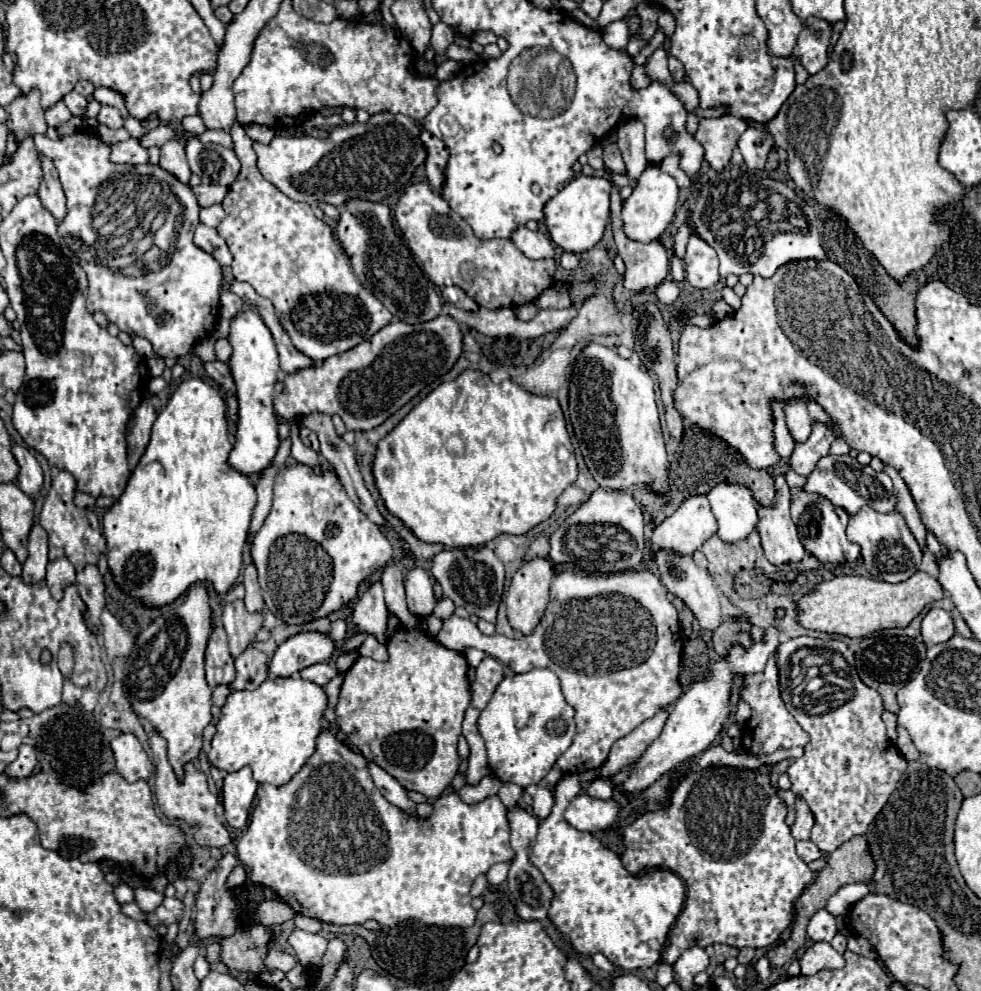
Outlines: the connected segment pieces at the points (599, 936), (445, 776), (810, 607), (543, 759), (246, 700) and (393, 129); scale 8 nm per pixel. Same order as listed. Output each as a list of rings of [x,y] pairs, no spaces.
[[[568,774],[556,786],[556,804],[550,816],[540,822],[532,848],[532,864],[554,890],[548,918],[578,954],[594,956],[600,952],[626,972],[648,970],[662,958],[670,926],[684,906],[684,882],[670,870],[650,870],[644,876],[630,874],[622,866],[620,856],[596,836],[572,828],[564,812],[578,792],[580,782],[576,774]]]
[[[400,626],[388,640],[388,662],[360,656],[348,670],[336,706],[336,724],[346,734],[350,746],[358,748],[366,760],[374,760],[406,790],[416,790],[426,798],[438,798],[458,774],[458,736],[464,712],[470,704],[470,684],[466,678],[468,662],[462,652],[448,650],[426,632]]]
[[[916,572],[900,584],[878,582],[864,576],[838,576],[818,584],[812,592],[796,600],[796,620],[802,628],[820,630],[826,634],[842,634],[848,638],[864,638],[874,630],[908,626],[924,606],[940,600],[942,596],[942,586],[926,572]]]
[[[534,668],[524,674],[508,674],[498,684],[492,700],[480,714],[478,730],[486,742],[488,764],[492,768],[492,774],[502,782],[514,782],[526,788],[530,784],[538,784],[546,776],[546,772],[554,766],[558,756],[564,754],[572,744],[576,734],[574,708],[564,700],[558,676],[548,668]]]
[[[268,678],[256,690],[234,690],[222,706],[220,722],[212,738],[208,760],[224,772],[250,766],[256,782],[286,784],[312,756],[326,710],[326,694],[320,686],[302,678]]]
[[[380,112],[370,116],[366,124],[354,122],[330,128],[328,140],[314,136],[274,136],[268,144],[254,142],[252,148],[258,154],[262,176],[288,198],[306,204],[328,202],[342,206],[344,200],[354,196],[380,202],[396,190],[402,190],[414,170],[424,164],[424,146],[418,134],[418,122],[410,116]]]

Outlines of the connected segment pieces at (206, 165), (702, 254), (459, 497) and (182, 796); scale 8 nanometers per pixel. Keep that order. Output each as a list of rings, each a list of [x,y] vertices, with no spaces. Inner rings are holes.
[[[188,136],[184,150],[191,171],[200,176],[202,184],[230,186],[240,172],[236,154],[220,144],[202,144],[196,136]]]
[[[690,210],[686,214],[686,226],[690,228],[690,240],[686,246],[686,254],[682,258],[686,280],[694,288],[714,288],[720,280],[716,250],[706,240],[702,240],[700,234],[696,234]]]
[[[464,370],[452,382],[442,382],[438,388],[434,388],[384,440],[380,440],[376,460],[374,460],[374,476],[376,476],[376,484],[380,488],[380,494],[384,498],[386,508],[396,518],[400,518],[404,524],[408,524],[408,528],[412,528],[412,532],[416,536],[420,536],[420,540],[430,542],[430,544],[438,542],[438,544],[458,548],[458,546],[478,546],[478,544],[484,544],[488,540],[494,540],[500,534],[526,534],[536,524],[540,524],[552,516],[552,512],[556,510],[558,496],[570,484],[576,482],[578,468],[576,468],[576,456],[572,452],[572,442],[570,442],[570,436],[566,430],[566,420],[564,420],[562,408],[560,408],[556,398],[530,394],[520,384],[516,384],[512,380],[504,380],[502,384],[494,384],[490,380],[490,376],[480,372],[480,370]],[[560,448],[566,448],[570,452],[570,456],[564,460],[558,458]]]
[[[152,732],[150,738],[150,748],[152,748],[152,756],[154,756],[154,764],[156,764],[156,798],[160,804],[160,810],[166,818],[170,820],[182,820],[186,824],[190,824],[194,828],[194,840],[200,846],[208,846],[208,848],[222,848],[226,844],[230,844],[230,834],[224,828],[222,822],[218,822],[216,818],[216,806],[218,806],[218,798],[210,794],[208,784],[206,784],[206,776],[196,770],[194,764],[188,764],[184,780],[178,782],[176,774],[172,772],[172,766],[166,760],[166,744],[164,738],[158,736],[156,732]]]

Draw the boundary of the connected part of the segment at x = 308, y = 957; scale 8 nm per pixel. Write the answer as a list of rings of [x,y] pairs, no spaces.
[[[298,928],[290,934],[288,942],[292,944],[300,964],[304,964],[304,966],[318,964],[326,952],[326,946],[328,946],[328,940],[322,934],[310,934],[310,932],[304,932]]]

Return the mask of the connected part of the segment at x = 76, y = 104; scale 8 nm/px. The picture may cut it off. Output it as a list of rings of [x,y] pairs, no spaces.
[[[68,92],[66,96],[64,96],[64,104],[68,106],[68,110],[70,110],[70,114],[72,116],[84,116],[84,112],[86,112],[86,106],[88,106],[88,100],[84,98],[84,96],[80,96],[78,92]]]

